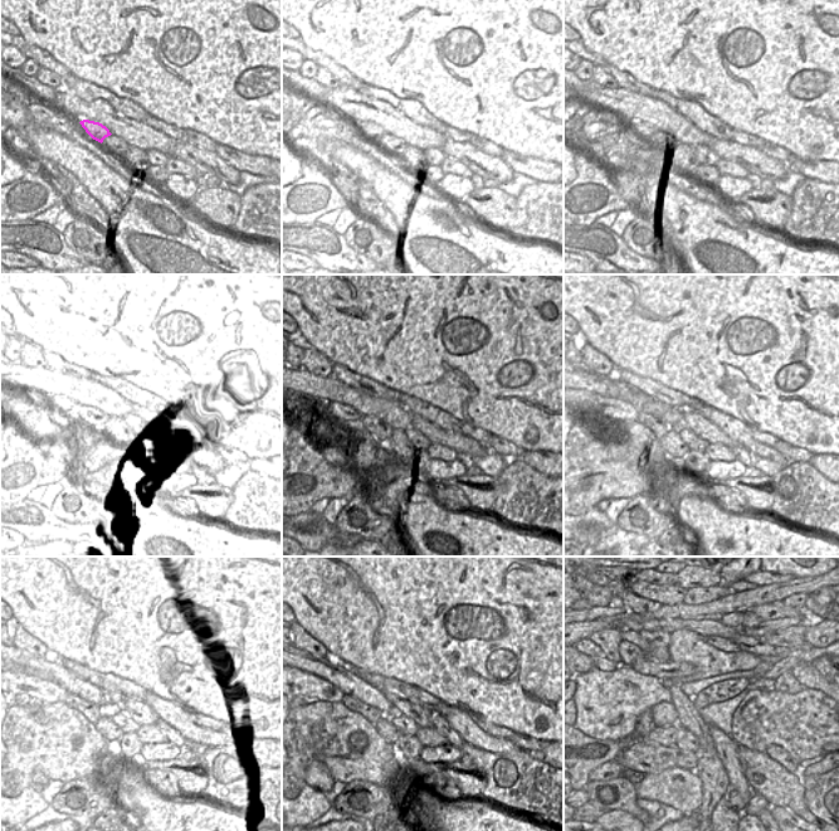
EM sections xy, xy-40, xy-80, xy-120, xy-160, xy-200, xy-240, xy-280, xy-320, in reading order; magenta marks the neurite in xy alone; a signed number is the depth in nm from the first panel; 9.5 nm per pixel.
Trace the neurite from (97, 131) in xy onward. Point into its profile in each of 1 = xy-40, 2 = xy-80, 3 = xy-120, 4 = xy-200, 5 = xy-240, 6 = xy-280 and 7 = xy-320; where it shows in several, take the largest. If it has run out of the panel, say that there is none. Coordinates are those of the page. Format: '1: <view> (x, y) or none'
1: xy-40 (371, 130)
2: xy-80 (645, 130)
3: xy-120 (77, 412)
4: xy-200 (618, 411)
5: xy-240 (25, 689)
6: xy-280 (307, 689)
7: xy-320 (589, 689)

